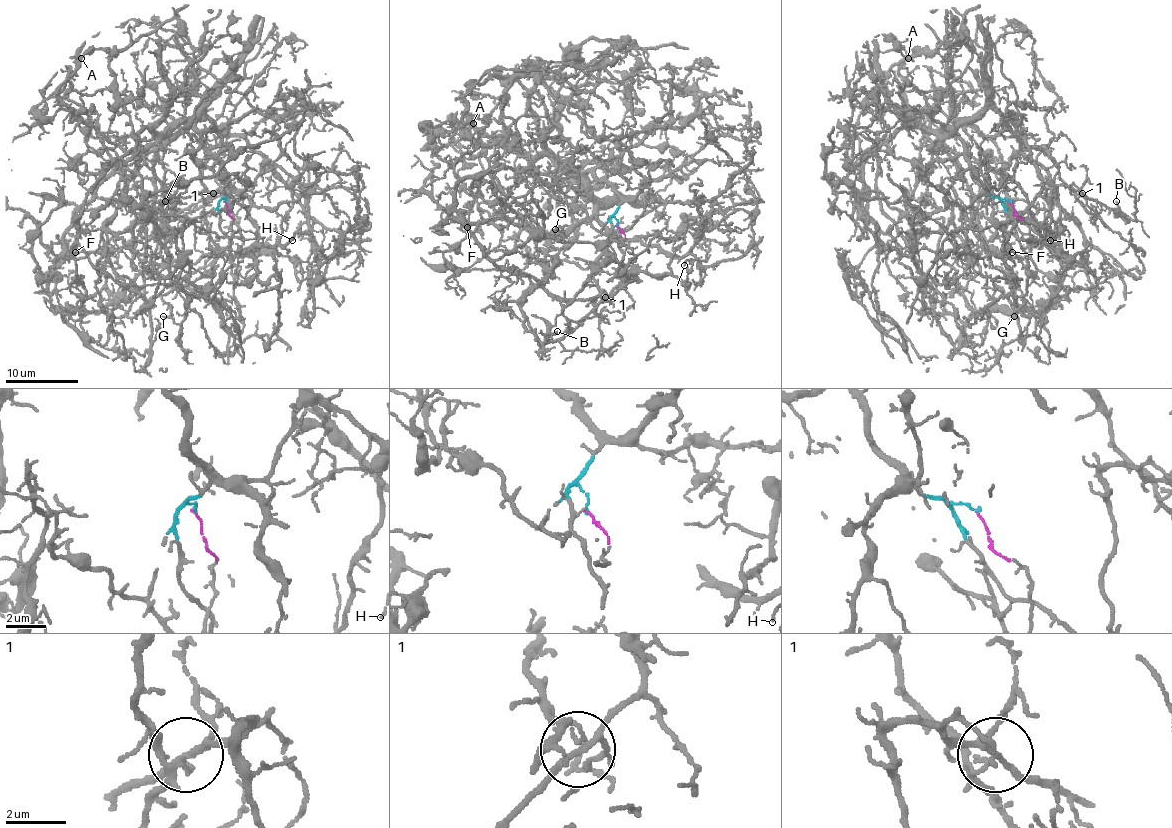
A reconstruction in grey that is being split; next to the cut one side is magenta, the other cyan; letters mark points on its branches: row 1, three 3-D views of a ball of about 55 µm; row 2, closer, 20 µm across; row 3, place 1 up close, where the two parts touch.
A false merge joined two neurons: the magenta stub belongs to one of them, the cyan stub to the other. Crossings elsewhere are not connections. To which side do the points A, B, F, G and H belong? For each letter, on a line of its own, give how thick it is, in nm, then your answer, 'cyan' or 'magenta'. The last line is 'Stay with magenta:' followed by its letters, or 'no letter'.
A: calibre 120 nm; cyan
B: calibre 120 nm; magenta
F: calibre 120 nm; cyan
G: calibre 70 nm; magenta
H: calibre 130 nm; cyan
Stay with magenta: B, G

